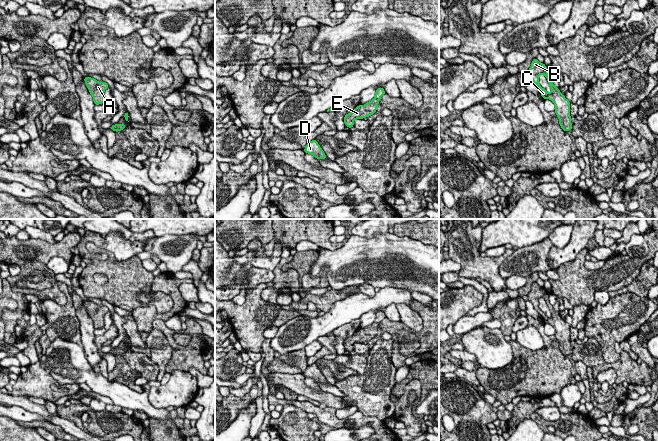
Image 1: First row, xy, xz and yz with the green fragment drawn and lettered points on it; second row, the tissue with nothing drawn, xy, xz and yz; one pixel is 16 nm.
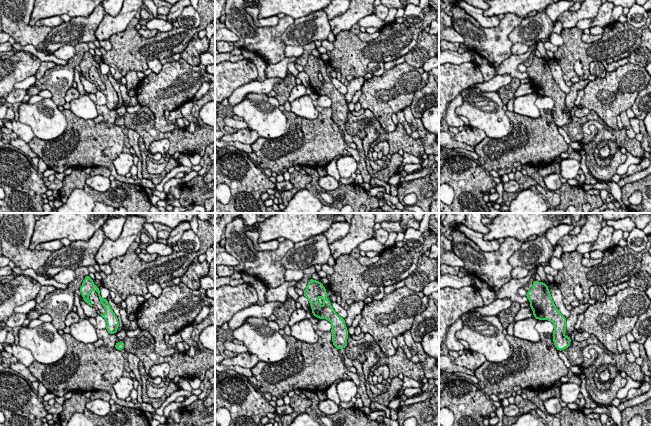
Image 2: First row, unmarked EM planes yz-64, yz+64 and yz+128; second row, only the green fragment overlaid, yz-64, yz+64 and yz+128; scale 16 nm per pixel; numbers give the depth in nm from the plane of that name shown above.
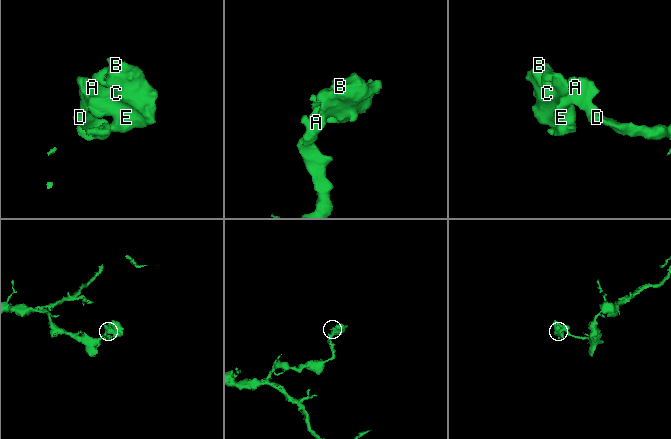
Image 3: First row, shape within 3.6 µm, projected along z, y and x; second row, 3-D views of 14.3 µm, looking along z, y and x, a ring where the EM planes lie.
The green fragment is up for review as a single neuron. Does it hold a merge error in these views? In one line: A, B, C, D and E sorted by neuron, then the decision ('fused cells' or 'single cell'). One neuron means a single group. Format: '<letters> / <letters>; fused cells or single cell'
A B C D E; single cell

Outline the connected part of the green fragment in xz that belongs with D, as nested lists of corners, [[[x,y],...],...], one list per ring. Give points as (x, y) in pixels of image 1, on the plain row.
[[[316,363],[308,366],[303,375],[305,377],[313,379],[317,384],[327,383],[326,378],[324,377]]]

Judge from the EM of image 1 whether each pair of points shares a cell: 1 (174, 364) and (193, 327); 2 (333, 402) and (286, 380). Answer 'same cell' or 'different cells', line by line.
1: same cell
2: same cell

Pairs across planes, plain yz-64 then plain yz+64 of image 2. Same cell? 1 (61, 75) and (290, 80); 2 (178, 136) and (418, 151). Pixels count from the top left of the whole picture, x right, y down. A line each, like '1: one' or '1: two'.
1: one
2: one

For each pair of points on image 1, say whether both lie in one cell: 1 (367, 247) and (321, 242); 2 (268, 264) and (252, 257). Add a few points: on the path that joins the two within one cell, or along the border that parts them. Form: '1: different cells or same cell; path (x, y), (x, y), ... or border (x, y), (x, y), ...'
1: different cells; border (342, 246), (333, 250), (320, 248)
2: same cell; path (264, 263), (256, 259)

